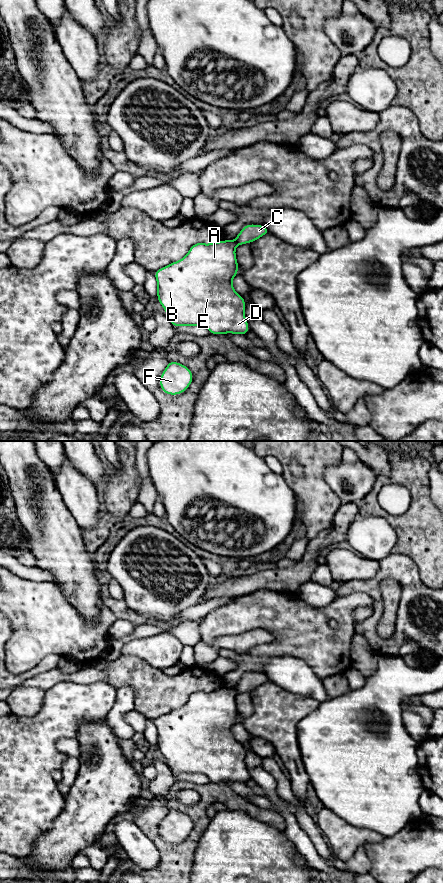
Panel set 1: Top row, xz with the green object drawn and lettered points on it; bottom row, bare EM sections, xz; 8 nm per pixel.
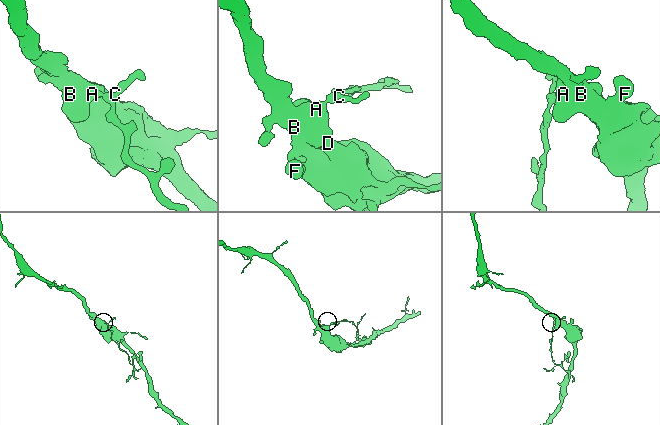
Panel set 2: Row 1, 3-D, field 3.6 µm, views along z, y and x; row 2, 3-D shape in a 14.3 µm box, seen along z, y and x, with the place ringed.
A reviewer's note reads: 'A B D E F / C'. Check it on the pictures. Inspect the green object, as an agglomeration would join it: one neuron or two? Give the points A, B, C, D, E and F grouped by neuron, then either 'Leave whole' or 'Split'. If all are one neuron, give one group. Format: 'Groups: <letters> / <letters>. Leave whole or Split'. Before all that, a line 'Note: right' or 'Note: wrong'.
Note: right
Groups: A B D E F / C. Split

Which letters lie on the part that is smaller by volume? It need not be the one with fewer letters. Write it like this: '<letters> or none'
C

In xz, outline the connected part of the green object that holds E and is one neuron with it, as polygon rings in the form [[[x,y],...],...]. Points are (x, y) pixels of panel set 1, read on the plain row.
[[[223,688],[205,692],[198,690],[192,693],[188,701],[181,707],[170,711],[154,720],[157,729],[157,747],[166,759],[166,765],[174,776],[181,774],[203,774],[210,782],[245,783],[250,776],[245,765],[246,751],[233,735],[232,728],[236,725],[239,713],[235,702],[235,688]]]

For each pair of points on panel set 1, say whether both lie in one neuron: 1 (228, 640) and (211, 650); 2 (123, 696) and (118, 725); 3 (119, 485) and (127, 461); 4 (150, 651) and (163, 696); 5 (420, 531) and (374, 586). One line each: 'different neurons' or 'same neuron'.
1: same neuron
2: same neuron
3: same neuron
4: different neurons
5: different neurons

